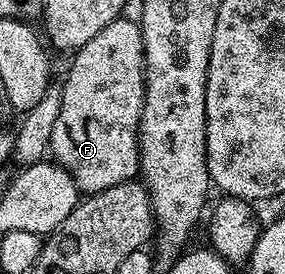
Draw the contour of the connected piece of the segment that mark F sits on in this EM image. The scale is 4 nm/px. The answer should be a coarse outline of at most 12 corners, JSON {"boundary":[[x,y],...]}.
{"boundary":[[142,28],[73,52],[49,154],[95,195],[139,174]]}

